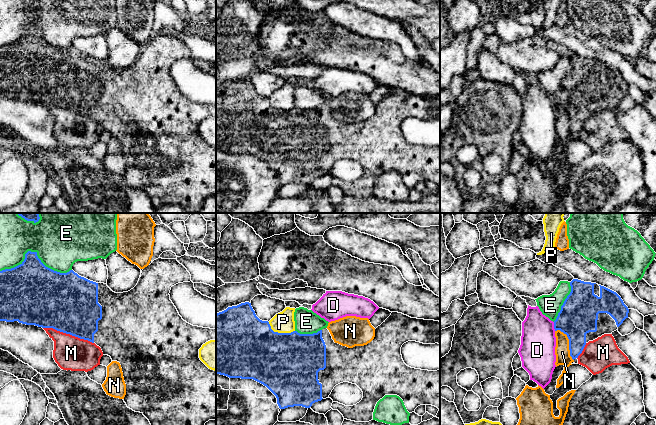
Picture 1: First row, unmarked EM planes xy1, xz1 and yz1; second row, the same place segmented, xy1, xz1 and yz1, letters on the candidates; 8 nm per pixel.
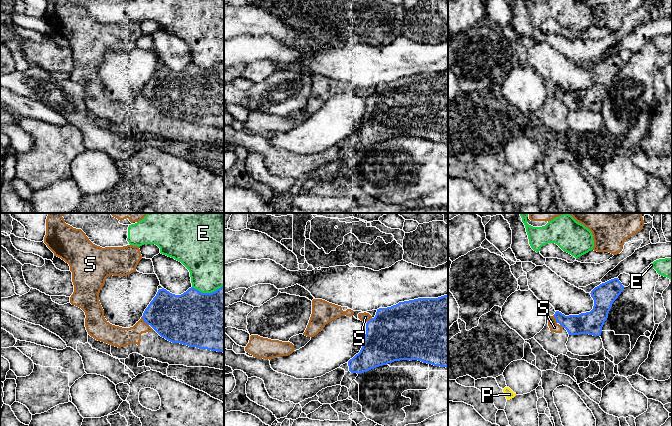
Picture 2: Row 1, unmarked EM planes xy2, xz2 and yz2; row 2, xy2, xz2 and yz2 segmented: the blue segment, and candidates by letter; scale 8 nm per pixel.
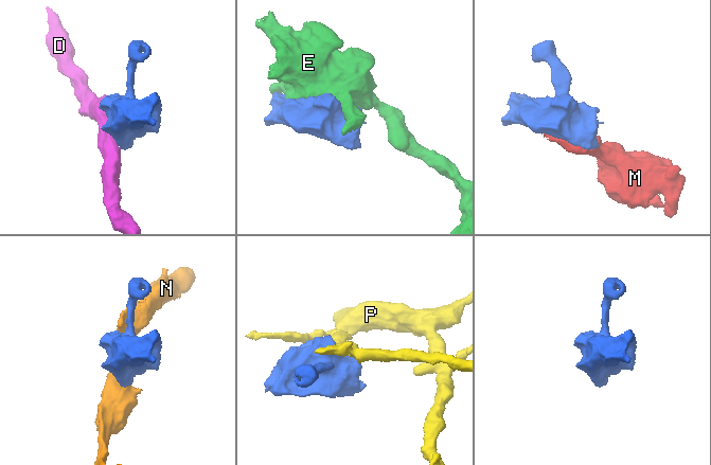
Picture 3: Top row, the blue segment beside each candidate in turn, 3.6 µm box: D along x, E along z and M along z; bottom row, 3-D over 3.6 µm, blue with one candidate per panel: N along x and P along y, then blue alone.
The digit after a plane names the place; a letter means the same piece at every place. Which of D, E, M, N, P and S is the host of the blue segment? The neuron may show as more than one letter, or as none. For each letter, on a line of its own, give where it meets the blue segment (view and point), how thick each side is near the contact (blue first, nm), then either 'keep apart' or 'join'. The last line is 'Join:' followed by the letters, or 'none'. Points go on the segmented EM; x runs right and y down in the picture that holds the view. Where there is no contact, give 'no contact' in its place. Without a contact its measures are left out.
D: meets blue in yz1 at (554, 326); 300 nm thick on the blue side, 280 nm on the other; keep apart
E: meets blue in xy1 at (35, 252); 360 nm thick on the blue side, 460 nm on the other; keep apart
M: meets blue in xy1 at (68, 333); 480 nm thick on the blue side, 280 nm on the other; keep apart
N: meets blue in yz1 at (569, 342); 300 nm thick on the blue side, 120 nm on the other; keep apart
P: meets blue in xz1 at (280, 333); 500 nm thick on the blue side, 170 nm on the other; keep apart
S: meets blue in xy2 at (144, 321); 360 nm thick on the blue side, 160 nm on the other; keep apart
Join: none

